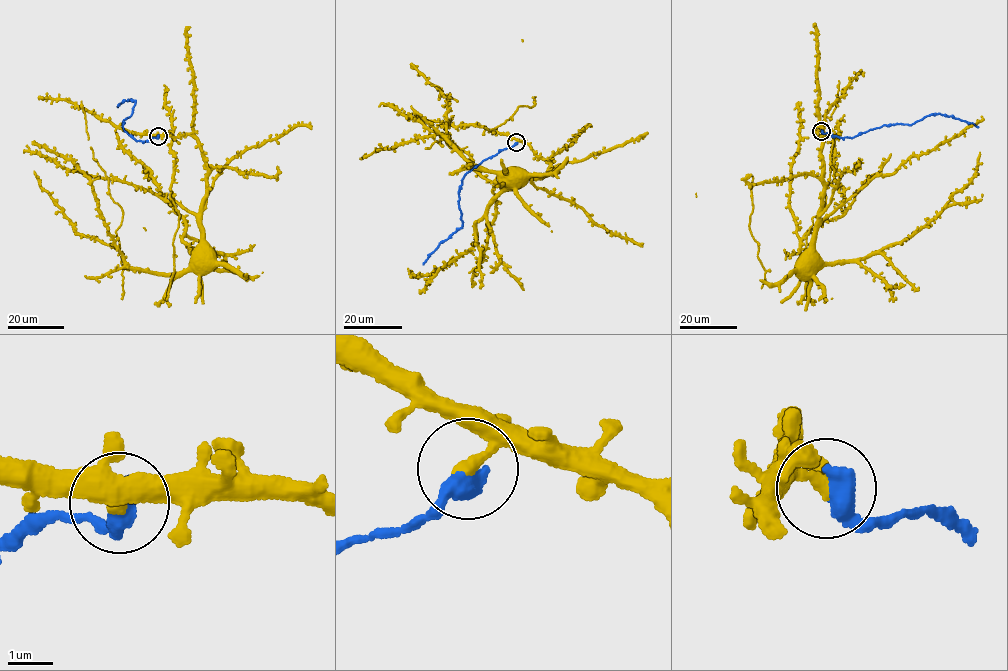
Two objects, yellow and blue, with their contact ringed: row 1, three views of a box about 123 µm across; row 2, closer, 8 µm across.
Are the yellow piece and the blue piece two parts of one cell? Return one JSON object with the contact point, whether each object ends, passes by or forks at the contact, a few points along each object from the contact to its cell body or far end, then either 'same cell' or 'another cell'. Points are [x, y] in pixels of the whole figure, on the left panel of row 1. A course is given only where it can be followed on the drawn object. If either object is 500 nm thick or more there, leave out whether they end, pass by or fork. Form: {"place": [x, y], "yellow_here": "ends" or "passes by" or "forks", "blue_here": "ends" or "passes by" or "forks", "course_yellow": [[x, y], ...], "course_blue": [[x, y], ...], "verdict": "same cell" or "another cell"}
{"place": [158, 136], "course_yellow": [[158, 136], [192, 135], [200, 148], [207, 167], [201, 248]], "course_blue": [[158, 136], [143, 141], [128, 135], [123, 127], [123, 121], [130, 116], [135, 101], [124, 100], [118, 106]], "verdict": "another cell"}

